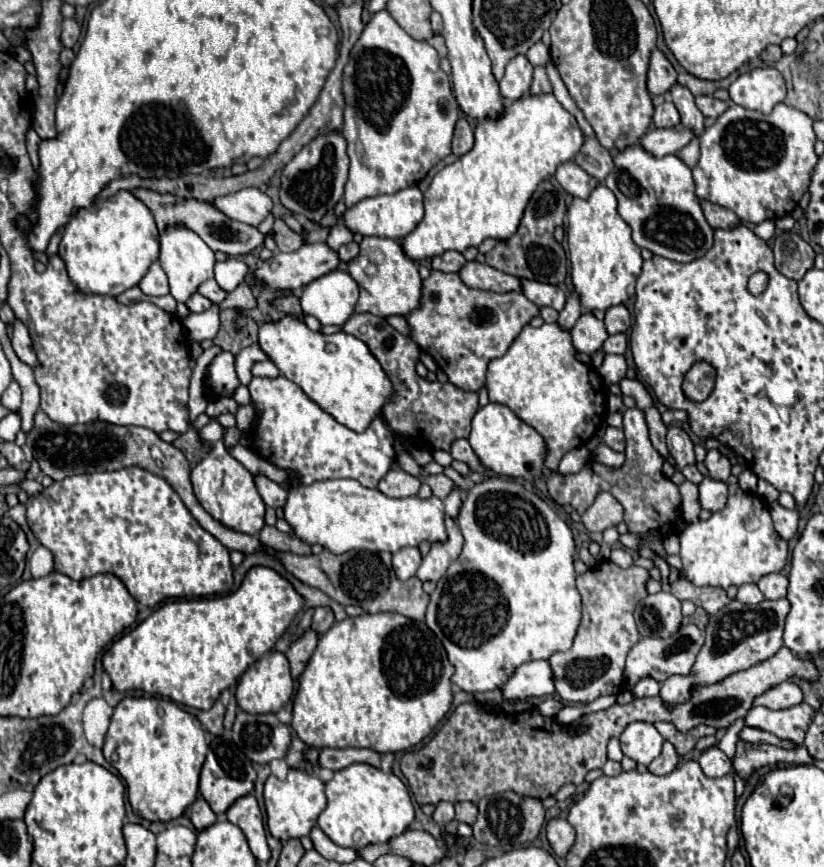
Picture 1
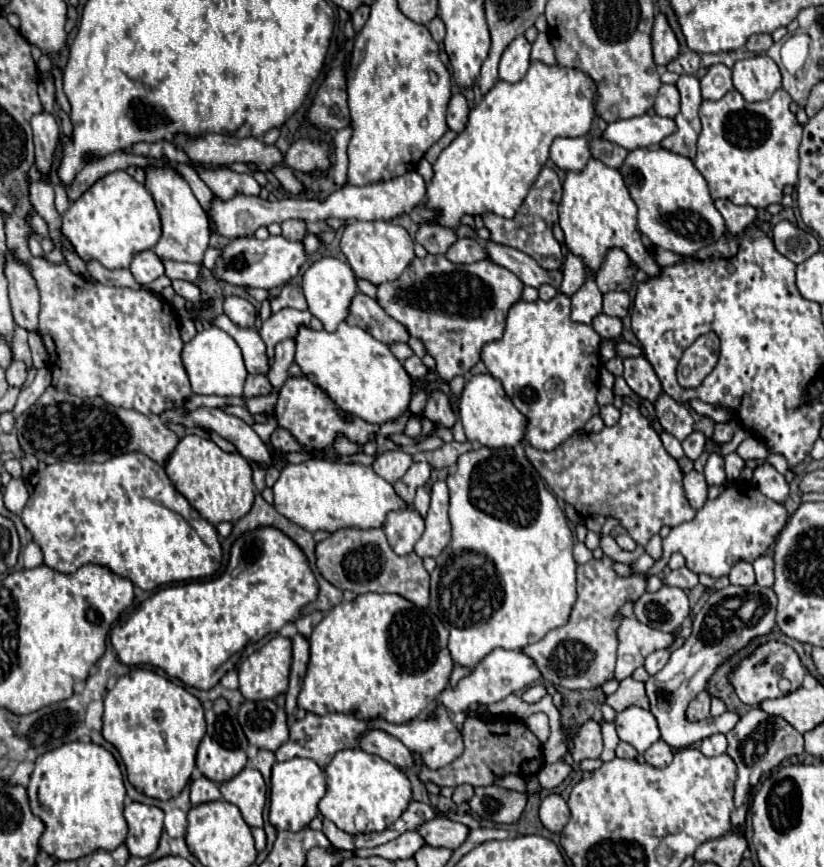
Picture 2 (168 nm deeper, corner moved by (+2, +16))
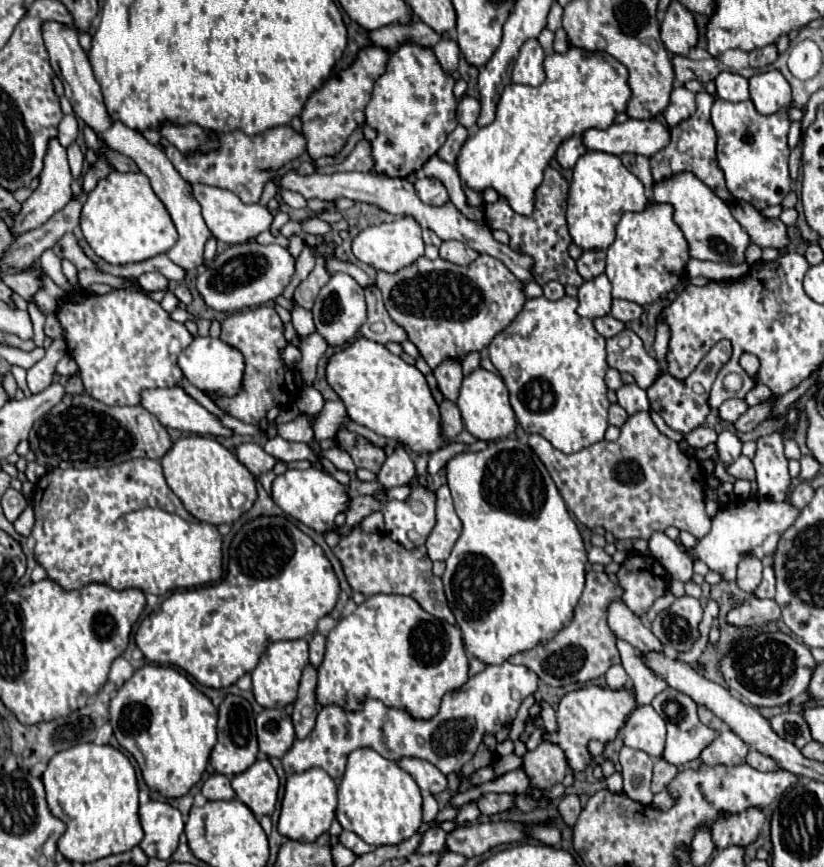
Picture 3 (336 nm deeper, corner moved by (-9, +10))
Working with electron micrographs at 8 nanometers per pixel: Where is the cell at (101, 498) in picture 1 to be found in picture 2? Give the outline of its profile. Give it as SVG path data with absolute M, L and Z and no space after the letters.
M129 452L129 454L115 456L115 458L111 458L111 460L103 462L103 464L97 464L97 462L81 462L81 464L75 464L75 462L55 462L51 466L47 466L45 470L37 472L33 478L29 478L29 490L31 490L31 496L27 500L27 506L25 506L23 514L21 514L21 520L23 520L25 528L31 532L33 542L39 544L39 548L43 552L45 566L49 566L49 568L53 568L53 570L57 570L61 574L71 574L71 572L79 570L81 566L85 566L85 564L97 564L97 566L109 568L117 576L129 578L135 586L139 586L143 590L155 590L155 588L159 588L163 584L171 584L171 582L185 582L185 580L209 578L221 566L221 544L219 544L215 526L211 522L203 520L199 516L199 512L175 490L175 486L167 478L163 466L157 464L155 460L147 458L145 454Z

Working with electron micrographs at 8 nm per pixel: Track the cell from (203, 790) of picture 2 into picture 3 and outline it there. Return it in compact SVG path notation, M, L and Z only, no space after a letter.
M222 774L210 776L202 786L202 794L206 800L234 800L234 790L232 790L230 778L222 776Z

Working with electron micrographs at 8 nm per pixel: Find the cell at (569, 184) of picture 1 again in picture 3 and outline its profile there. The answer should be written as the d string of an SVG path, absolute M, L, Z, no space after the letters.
M572 136L572 138L568 138L568 140L564 140L560 144L560 148L556 152L556 160L558 160L558 164L562 168L572 168L578 162L578 158L584 156L586 152L588 150L586 150L582 138L580 136Z

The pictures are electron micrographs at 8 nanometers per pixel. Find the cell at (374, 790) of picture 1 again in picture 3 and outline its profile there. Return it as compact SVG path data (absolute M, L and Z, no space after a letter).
M358 748L348 756L346 772L338 786L336 818L344 830L358 834L372 846L400 844L416 834L422 822L420 788L396 762L382 758L372 748Z

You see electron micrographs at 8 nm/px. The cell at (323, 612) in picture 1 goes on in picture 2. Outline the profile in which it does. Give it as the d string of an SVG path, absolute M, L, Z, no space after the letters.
M311 612L311 614L301 616L301 618L295 622L297 632L299 632L303 638L309 638L309 636L311 636L311 632L313 632L313 628L319 624L319 620L321 620L321 618L323 618L323 614L321 614L321 612Z

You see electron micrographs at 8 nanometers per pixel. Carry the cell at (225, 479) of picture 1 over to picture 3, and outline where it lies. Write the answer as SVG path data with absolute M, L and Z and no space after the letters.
M208 436L178 438L172 450L162 458L162 468L170 490L182 500L186 510L214 526L236 522L258 498L252 472L228 448Z

